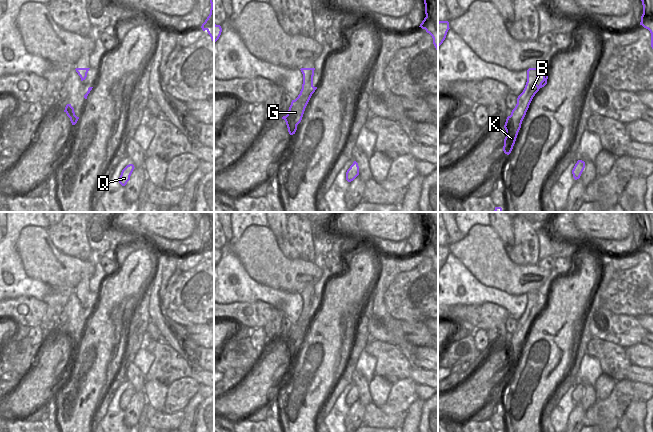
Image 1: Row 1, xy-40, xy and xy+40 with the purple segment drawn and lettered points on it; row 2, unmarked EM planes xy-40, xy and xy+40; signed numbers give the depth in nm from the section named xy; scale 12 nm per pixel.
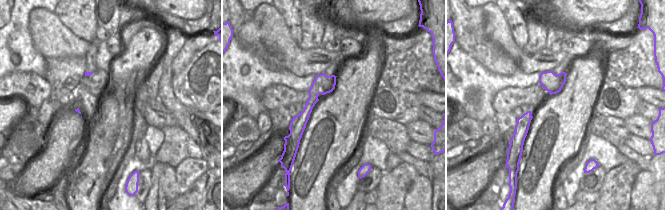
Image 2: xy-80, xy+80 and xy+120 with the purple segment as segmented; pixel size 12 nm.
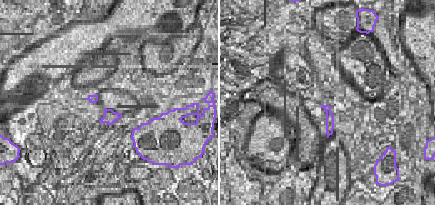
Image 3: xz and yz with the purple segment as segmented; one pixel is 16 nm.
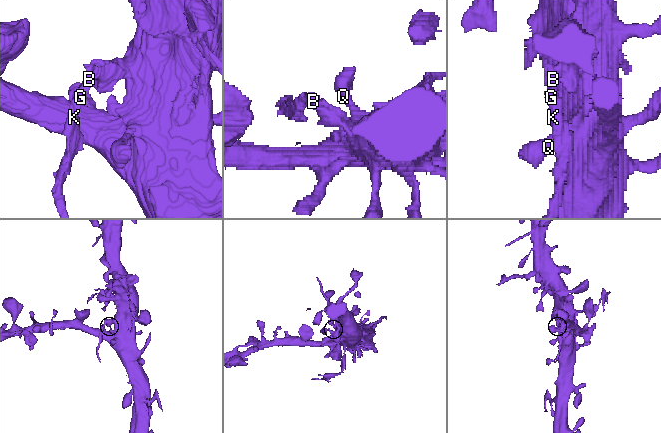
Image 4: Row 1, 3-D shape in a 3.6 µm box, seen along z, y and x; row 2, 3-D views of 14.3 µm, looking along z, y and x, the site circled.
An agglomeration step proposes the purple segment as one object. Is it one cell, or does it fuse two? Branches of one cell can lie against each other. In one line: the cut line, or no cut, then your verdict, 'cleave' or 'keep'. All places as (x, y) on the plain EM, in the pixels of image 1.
xy (300, 316), (310, 321) | cleave

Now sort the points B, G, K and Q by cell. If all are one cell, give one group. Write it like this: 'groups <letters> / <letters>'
groups B Q / G K

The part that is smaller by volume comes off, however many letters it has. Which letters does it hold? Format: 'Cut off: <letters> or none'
Cut off: G, K.

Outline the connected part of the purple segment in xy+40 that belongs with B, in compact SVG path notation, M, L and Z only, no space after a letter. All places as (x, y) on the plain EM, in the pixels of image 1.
M529 292L523 316L533 322L539 313L547 308L547 303L548 297L540 295L539 292Z

